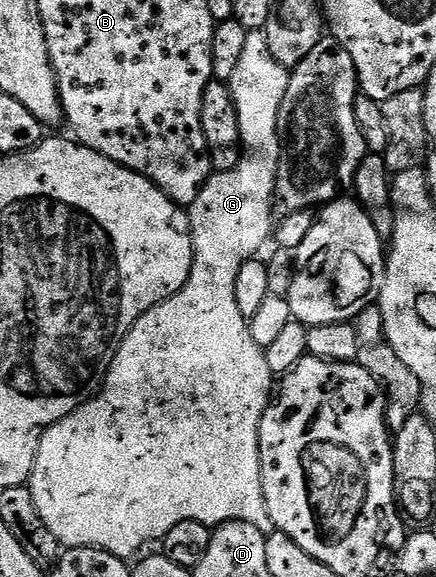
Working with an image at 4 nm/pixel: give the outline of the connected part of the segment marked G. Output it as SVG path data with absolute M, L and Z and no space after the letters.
M248 32L245 47L241 51L241 59L229 82L231 94L237 107L237 119L241 123L243 157L237 163L237 167L233 167L229 171L224 173L212 172L211 177L204 183L202 191L197 195L197 199L189 206L191 242L195 252L191 277L185 283L185 287L181 287L181 291L177 291L177 295L165 299L157 307L153 307L148 313L141 315L141 319L137 319L135 326L128 331L123 342L119 344L113 363L107 368L107 375L103 378L98 392L90 399L84 400L83 404L78 409L74 409L65 419L49 426L43 432L43 438L39 440L29 488L33 495L33 503L37 503L37 511L41 514L41 519L45 519L45 527L49 527L49 531L53 531L60 546L69 549L97 547L118 557L131 559L136 556L134 553L138 549L145 548L150 541L162 542L163 536L169 531L173 531L173 527L177 527L177 523L185 523L186 521L196 521L212 527L223 525L226 521L245 521L253 523L262 533L270 535L276 532L273 519L269 519L269 507L265 507L265 491L261 483L263 468L259 458L259 428L267 406L271 404L273 374L267 362L266 352L260 345L253 343L249 318L241 315L240 309L237 308L237 275L241 272L244 263L252 260L258 254L255 252L266 241L269 241L273 233L271 205L273 209L276 204L275 180L279 178L280 154L277 119L279 118L279 108L285 99L285 91L289 87L290 78L291 74L288 69L281 63L277 63L277 59L273 59L273 55L269 53L266 32Z

